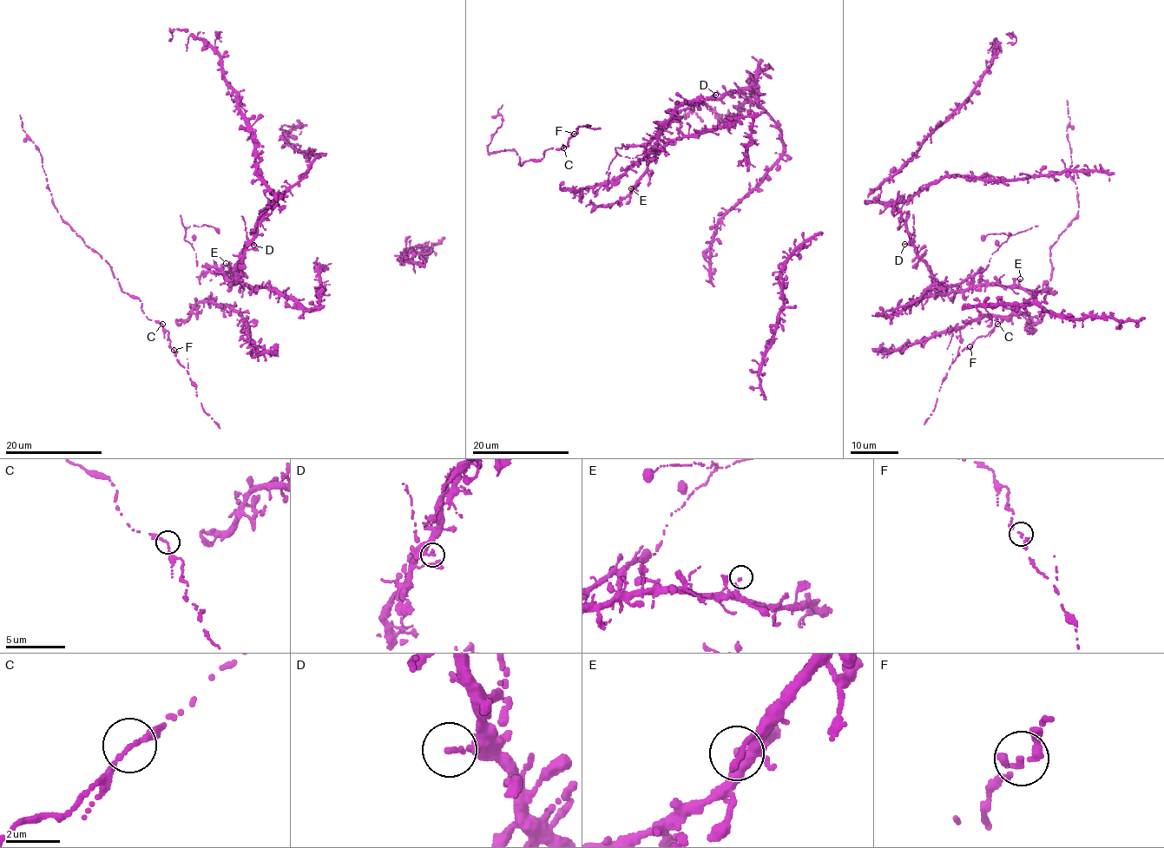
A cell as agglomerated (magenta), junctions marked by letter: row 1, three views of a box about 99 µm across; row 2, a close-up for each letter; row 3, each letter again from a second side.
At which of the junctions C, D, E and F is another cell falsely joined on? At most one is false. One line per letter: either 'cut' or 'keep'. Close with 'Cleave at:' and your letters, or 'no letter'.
C: keep
D: keep
E: keep
F: keep
Cleave at: no letter

